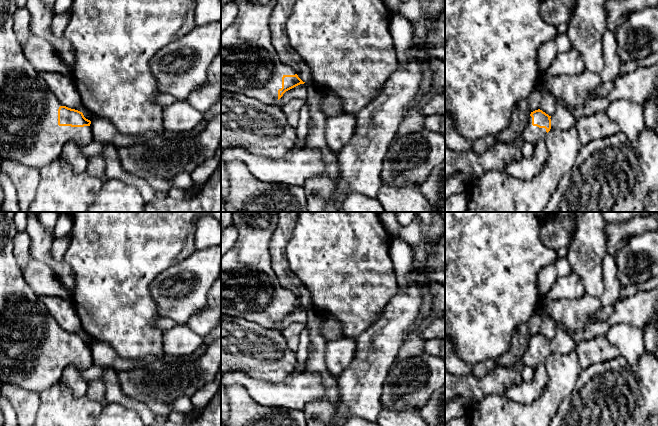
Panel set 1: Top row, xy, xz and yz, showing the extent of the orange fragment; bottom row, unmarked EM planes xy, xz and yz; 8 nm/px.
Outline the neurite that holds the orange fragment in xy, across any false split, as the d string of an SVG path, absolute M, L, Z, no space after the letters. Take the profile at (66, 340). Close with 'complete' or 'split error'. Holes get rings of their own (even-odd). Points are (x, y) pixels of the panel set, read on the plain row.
M0 212L0 381L41 393L60 380L67 366L82 370L90 368L93 365L91 345L86 343L82 336L61 330L42 299L24 280L23 271L13 253L13 239L17 234L14 213Z | split error

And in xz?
M233 212L238 237L234 246L221 257L221 314L243 318L266 329L275 329L283 318L304 308L295 294L285 289L271 267L269 242L278 222L278 212Z | split error

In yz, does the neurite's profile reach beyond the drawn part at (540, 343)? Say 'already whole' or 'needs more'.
needs more

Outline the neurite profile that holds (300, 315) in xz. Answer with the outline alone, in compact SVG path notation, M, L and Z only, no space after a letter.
M305 306L304 308L300 308L286 315L283 318L283 320L277 325L277 327L272 330L282 331L283 329L287 328L289 325L295 322L306 324L307 323L307 309L308 307Z

